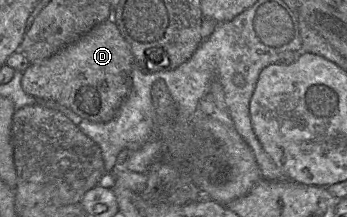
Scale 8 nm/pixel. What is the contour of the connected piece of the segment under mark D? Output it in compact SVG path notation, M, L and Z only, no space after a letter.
M109 19L50 58L31 63L23 72L22 88L31 96L57 101L82 119L105 123L114 119L131 90L133 65L129 43Z

